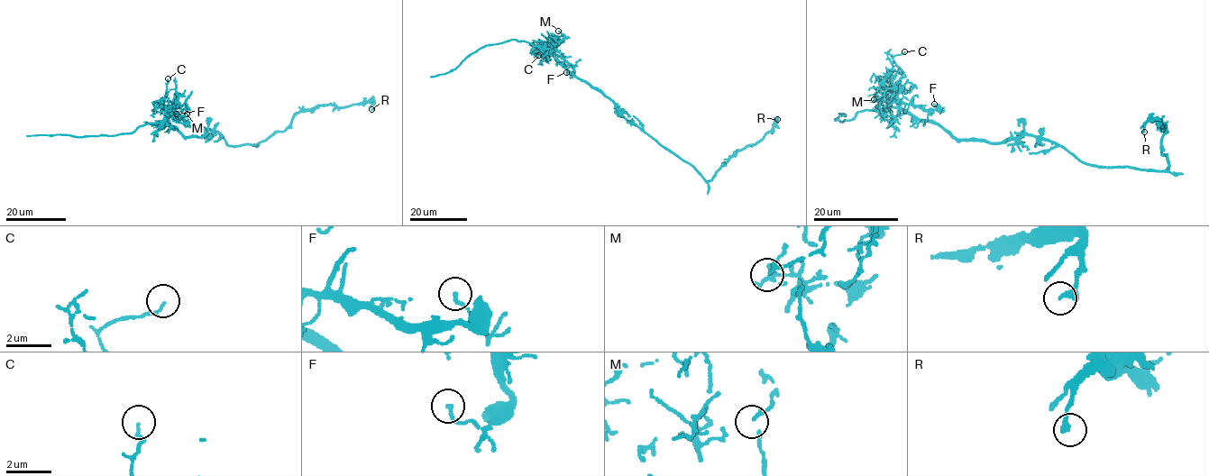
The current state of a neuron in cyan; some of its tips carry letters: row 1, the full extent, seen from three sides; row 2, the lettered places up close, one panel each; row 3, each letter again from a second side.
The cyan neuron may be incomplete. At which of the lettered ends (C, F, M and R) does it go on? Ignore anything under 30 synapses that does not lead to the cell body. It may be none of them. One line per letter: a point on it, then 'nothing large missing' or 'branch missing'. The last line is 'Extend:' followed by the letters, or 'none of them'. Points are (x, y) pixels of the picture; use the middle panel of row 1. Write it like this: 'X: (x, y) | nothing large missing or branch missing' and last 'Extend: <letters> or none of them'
C: (538, 55) | nothing large missing
F: (566, 72) | nothing large missing
M: (558, 31) | nothing large missing
R: (777, 119) | nothing large missing
Extend: none of them

